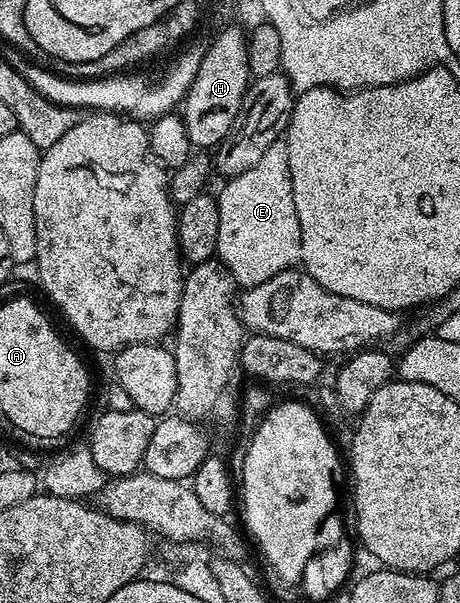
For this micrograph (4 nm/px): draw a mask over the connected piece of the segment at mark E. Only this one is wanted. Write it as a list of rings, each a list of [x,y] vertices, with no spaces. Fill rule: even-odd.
[[[284,140],[267,147],[266,153],[259,158],[259,163],[255,163],[255,167],[247,167],[247,171],[228,178],[224,184],[221,193],[216,194],[219,207],[216,256],[229,270],[233,280],[238,286],[248,287],[267,283],[271,275],[279,275],[279,271],[294,268],[301,260],[301,232],[299,215],[295,215],[295,195],[291,191],[291,163]]]

